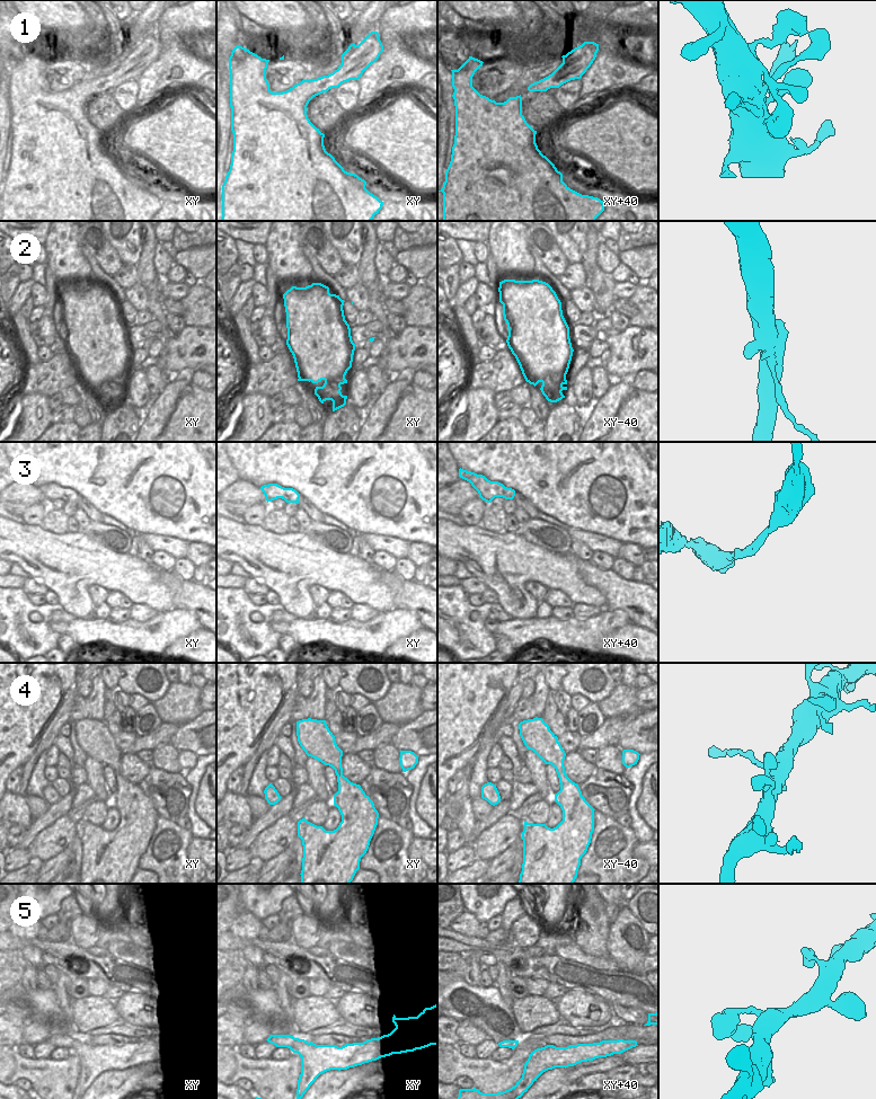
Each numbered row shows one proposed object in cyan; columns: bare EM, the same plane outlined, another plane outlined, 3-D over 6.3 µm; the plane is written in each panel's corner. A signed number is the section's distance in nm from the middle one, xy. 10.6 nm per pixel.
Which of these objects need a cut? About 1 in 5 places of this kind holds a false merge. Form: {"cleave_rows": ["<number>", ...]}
{"cleave_rows": ["2"]}

